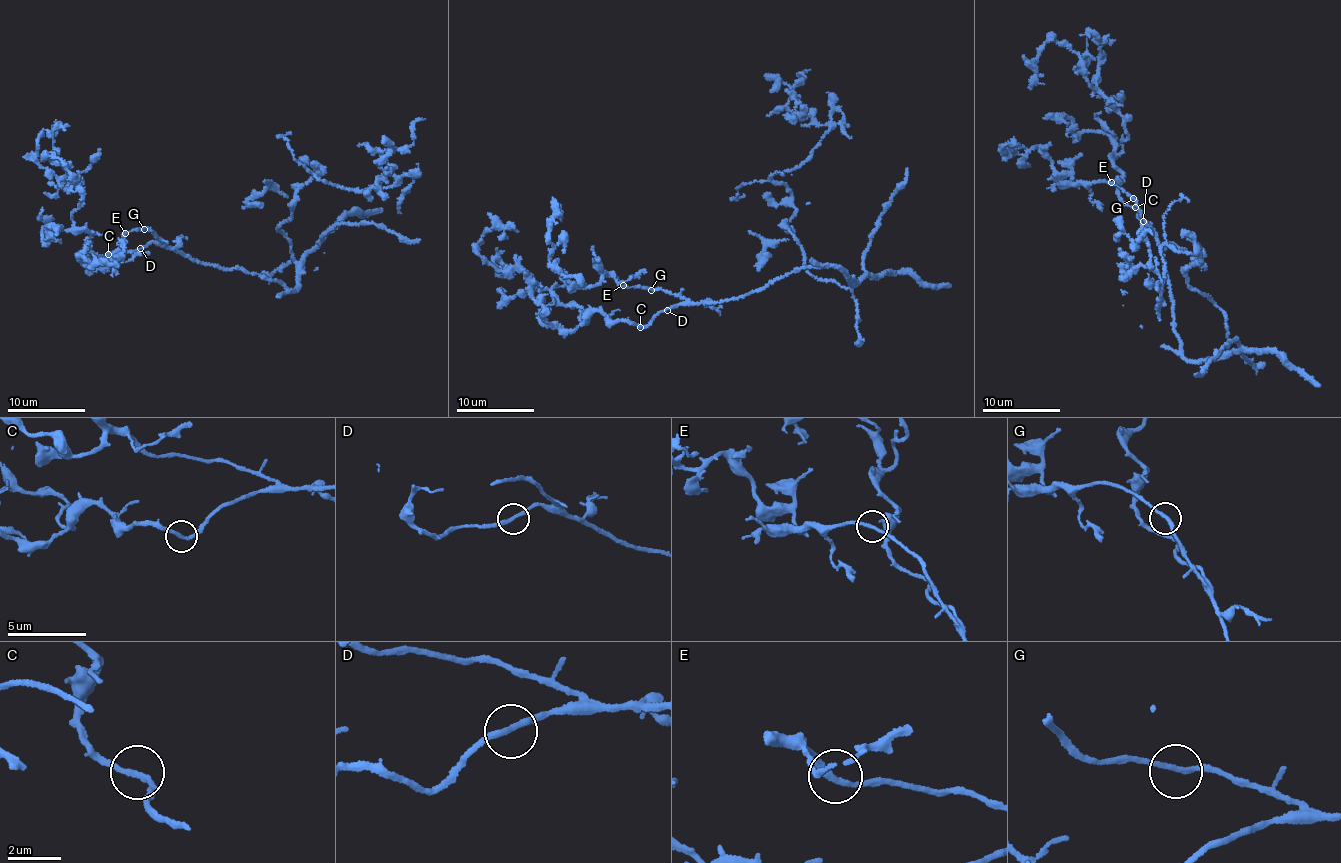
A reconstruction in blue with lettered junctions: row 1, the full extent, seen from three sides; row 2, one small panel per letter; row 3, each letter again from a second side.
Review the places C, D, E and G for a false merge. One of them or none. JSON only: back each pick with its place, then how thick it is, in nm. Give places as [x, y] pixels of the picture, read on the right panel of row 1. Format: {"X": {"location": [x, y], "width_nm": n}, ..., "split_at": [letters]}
{"split_at": []}

